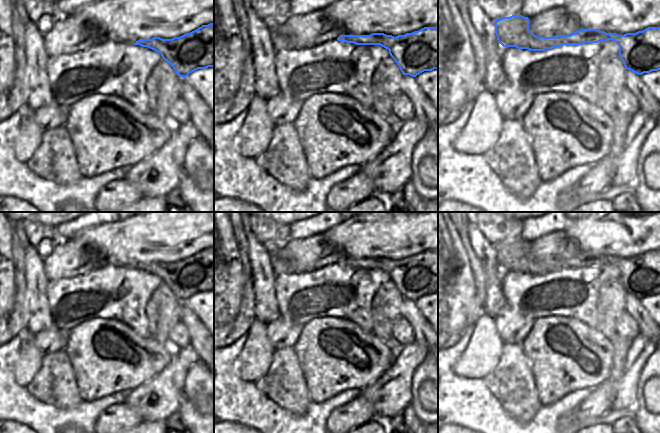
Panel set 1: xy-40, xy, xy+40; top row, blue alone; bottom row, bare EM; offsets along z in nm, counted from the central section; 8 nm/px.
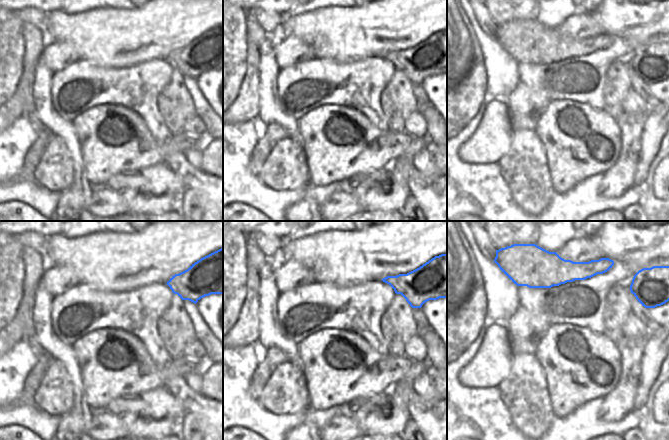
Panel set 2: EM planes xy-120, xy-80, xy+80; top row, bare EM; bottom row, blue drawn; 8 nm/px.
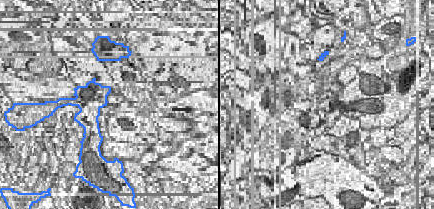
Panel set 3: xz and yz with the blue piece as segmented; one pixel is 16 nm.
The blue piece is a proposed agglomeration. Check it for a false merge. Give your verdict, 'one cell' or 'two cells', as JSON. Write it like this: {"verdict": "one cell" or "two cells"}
{"verdict": "one cell"}

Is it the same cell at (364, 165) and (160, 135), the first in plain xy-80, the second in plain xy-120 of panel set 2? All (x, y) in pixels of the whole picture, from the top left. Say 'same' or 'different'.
different

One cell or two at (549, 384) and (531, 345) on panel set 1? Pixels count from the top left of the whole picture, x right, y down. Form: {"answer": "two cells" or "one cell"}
{"answer": "one cell"}

